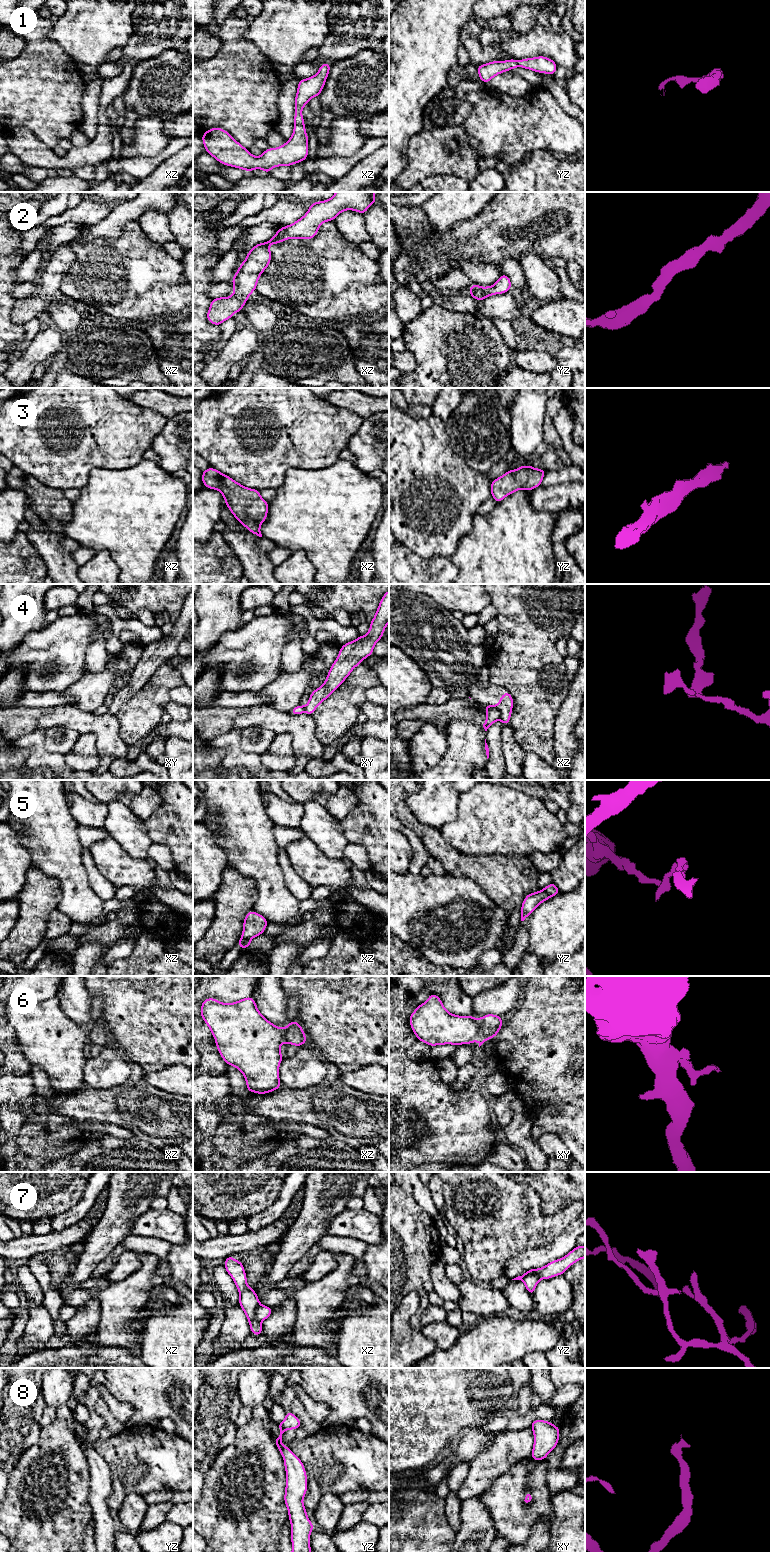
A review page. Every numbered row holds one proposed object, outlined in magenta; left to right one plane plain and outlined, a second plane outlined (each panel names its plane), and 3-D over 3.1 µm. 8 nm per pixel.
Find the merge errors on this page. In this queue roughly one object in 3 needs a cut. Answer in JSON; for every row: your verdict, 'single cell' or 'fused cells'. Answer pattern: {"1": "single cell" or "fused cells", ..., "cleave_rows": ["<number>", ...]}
{"1": "single cell", "2": "single cell", "3": "single cell", "4": "fused cells", "5": "fused cells", "6": "fused cells", "7": "fused cells", "8": "single cell", "cleave_rows": ["4", "5", "6", "7"]}

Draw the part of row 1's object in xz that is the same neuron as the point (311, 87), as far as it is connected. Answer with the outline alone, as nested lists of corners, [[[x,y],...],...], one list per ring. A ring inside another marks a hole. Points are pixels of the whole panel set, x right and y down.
[[[323,63],[312,77],[300,79],[295,97],[294,130],[284,145],[268,148],[260,157],[253,156],[248,149],[234,140],[222,128],[211,128],[201,135],[204,147],[211,156],[226,166],[251,172],[254,169],[269,171],[277,166],[290,166],[305,161],[308,155],[308,136],[304,127],[302,109],[313,97],[321,93],[328,77],[331,65]]]

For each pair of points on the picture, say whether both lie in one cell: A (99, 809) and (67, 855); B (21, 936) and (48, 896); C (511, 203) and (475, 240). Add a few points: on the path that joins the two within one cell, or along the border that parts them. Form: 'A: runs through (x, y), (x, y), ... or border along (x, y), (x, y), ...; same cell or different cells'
A: border along (66, 804), (70, 814), (79, 824); different cells
B: runs through (31, 926), (34, 911), (38, 906); same cell
C: runs through (503, 212), (484, 231); same cell

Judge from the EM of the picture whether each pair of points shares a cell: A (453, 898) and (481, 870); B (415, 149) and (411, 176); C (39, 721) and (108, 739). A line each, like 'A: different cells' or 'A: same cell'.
A: different cells
B: same cell
C: same cell

